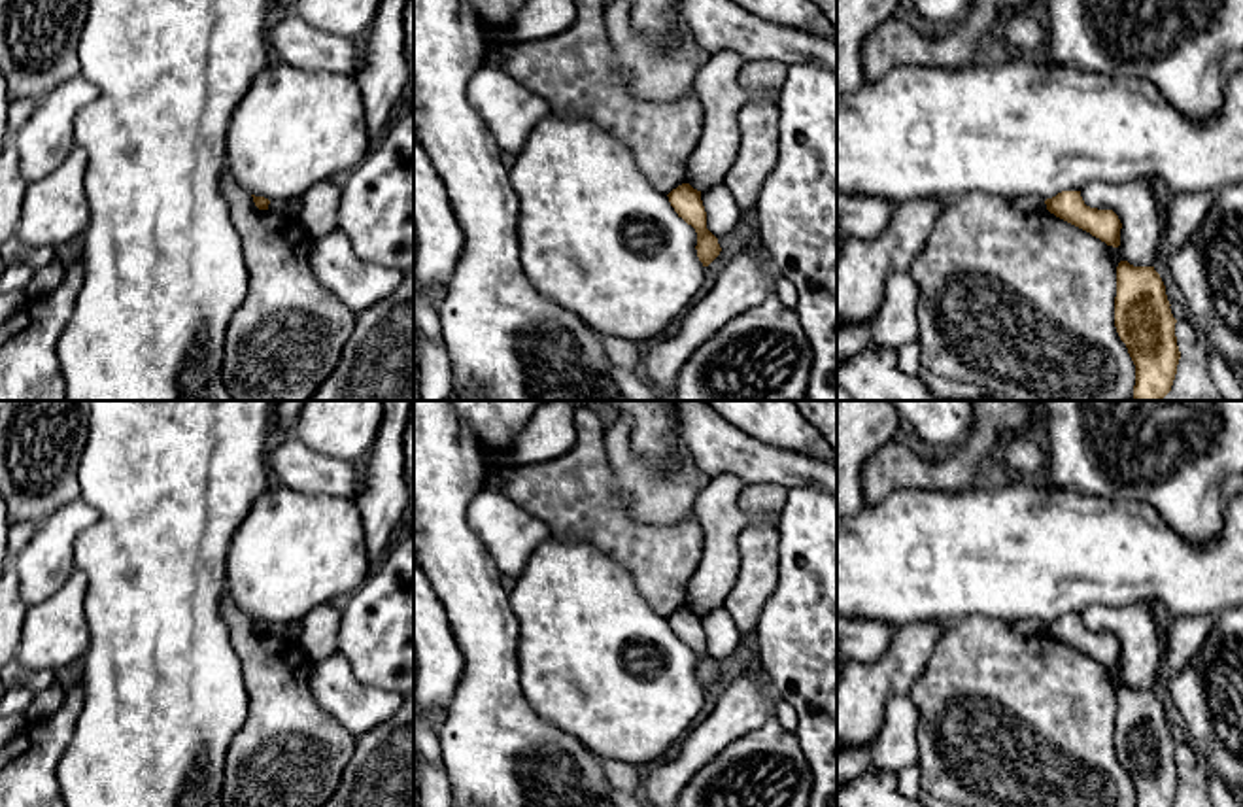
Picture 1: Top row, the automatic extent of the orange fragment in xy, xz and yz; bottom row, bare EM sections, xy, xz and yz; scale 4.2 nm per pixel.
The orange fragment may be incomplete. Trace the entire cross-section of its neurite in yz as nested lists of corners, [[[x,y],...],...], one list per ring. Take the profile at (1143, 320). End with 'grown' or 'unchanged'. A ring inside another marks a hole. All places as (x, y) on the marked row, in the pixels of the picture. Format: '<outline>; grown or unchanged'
[[[1116,266],[1115,327],[1135,365],[1135,401],[1162,401],[1173,386],[1181,352],[1166,285],[1154,266]]]; unchanged

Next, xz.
[[[682,183],[673,189],[669,202],[688,225],[697,232],[697,257],[703,266],[708,266],[722,251],[718,238],[707,229],[707,212],[701,200],[701,191],[693,189],[690,183]]]; unchanged

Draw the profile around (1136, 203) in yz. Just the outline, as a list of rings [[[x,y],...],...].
[[[1137,178],[1126,183],[1092,181],[1081,189],[1086,206],[1098,210],[1113,210],[1120,223],[1120,246],[1107,246],[1109,257],[1118,266],[1128,261],[1133,266],[1154,266],[1158,244],[1164,238],[1164,210],[1160,208],[1160,185],[1154,178]]]

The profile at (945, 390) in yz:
[[[926,369],[918,372],[918,378],[929,387],[937,401],[980,401],[992,395],[975,384],[945,380]]]

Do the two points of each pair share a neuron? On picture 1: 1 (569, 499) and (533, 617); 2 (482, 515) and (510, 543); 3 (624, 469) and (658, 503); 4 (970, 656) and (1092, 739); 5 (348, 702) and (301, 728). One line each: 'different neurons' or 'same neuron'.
1: different neurons
2: same neuron
3: same neuron
4: same neuron
5: different neurons

